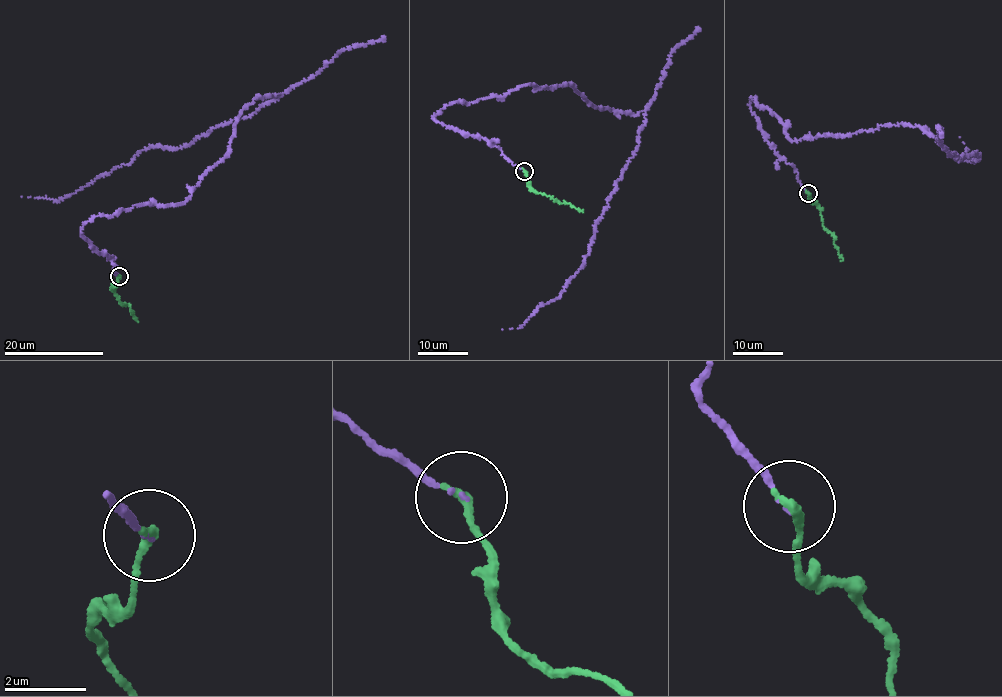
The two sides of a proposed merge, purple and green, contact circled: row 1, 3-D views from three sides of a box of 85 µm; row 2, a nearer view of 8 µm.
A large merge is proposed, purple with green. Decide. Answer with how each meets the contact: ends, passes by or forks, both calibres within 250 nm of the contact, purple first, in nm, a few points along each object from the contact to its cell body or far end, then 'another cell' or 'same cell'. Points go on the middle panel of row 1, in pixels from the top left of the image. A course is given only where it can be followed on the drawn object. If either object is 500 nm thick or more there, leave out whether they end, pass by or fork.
purple ends | green ends | 90/240 nm | purple via (524, 171), (433, 118), (530, 84), (571, 84), (597, 107), (645, 113), (585, 263), (557, 299), (501, 330) | green via (524, 171), (530, 186), (537, 193), (582, 210) | same cell

